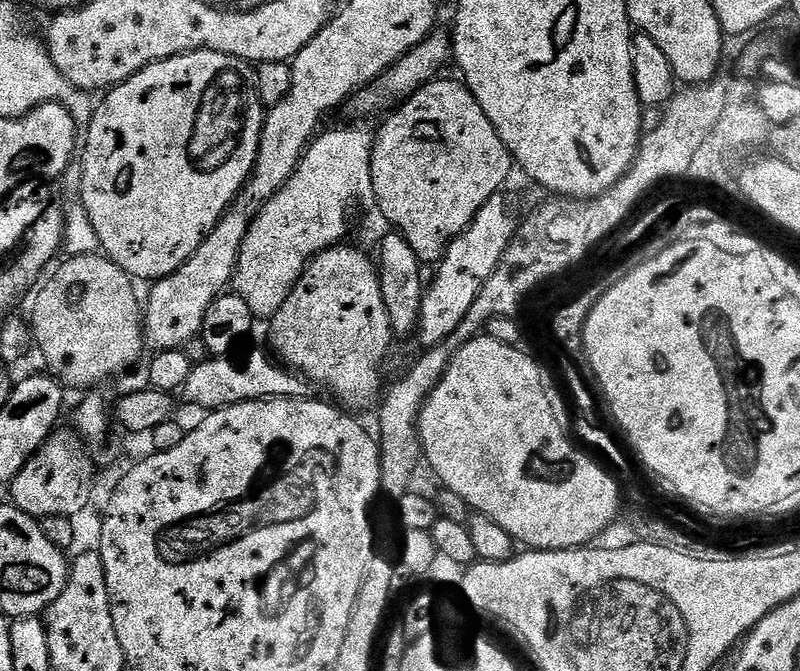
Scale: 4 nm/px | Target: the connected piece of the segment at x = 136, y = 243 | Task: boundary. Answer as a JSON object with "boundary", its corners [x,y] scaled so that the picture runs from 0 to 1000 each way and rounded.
{"boundary":[[[253,75],[234,77],[211,89],[196,89],[194,95],[183,98],[176,107],[170,107],[155,124],[145,127],[129,145],[130,156],[119,162],[115,180],[109,186],[110,204],[103,209],[103,232],[99,271],[103,274],[103,301],[111,316],[113,332],[125,362],[124,374],[144,390],[166,419],[185,417],[194,420],[206,417],[218,408],[253,367],[253,361],[275,332],[280,317],[290,308],[296,292],[309,276],[315,252],[320,247],[320,231],[325,227],[325,203],[330,197],[333,162],[325,151],[325,137],[320,131],[321,103],[309,89],[299,89],[276,77]]]}

